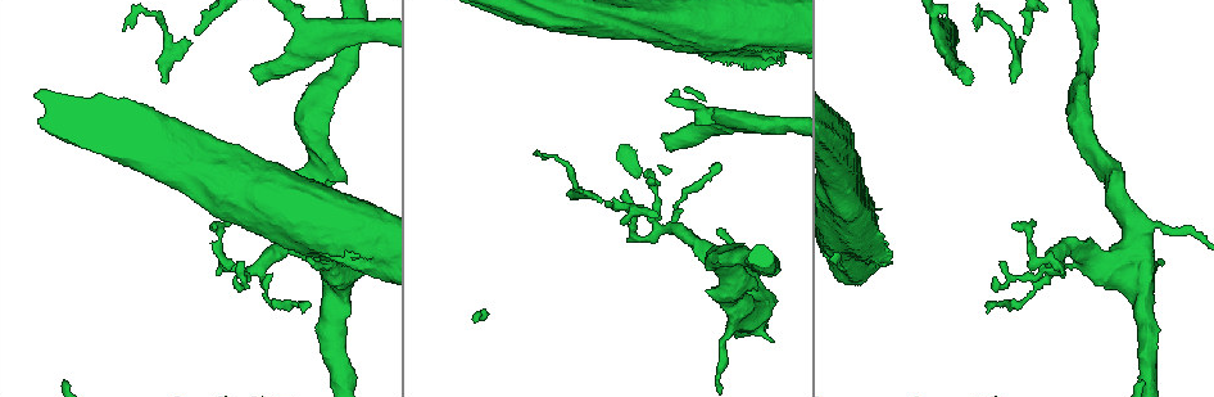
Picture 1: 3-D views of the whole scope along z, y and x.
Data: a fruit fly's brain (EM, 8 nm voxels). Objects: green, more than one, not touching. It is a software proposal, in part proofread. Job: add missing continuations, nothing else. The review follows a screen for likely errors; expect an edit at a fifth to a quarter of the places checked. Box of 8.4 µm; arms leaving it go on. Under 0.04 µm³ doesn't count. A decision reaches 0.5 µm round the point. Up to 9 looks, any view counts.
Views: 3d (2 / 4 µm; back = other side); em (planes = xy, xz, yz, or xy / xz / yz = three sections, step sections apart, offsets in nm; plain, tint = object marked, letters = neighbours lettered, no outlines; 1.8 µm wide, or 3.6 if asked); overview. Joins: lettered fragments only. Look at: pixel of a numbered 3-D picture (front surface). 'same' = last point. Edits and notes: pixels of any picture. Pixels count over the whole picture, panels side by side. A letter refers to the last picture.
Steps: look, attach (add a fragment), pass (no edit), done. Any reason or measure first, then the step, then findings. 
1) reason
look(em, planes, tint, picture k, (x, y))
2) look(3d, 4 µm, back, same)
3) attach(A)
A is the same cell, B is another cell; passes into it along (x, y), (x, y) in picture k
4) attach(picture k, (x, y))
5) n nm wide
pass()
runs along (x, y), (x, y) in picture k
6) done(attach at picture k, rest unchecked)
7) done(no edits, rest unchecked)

an open end
look(3d, 4 µm, picture 1, (1163, 261))

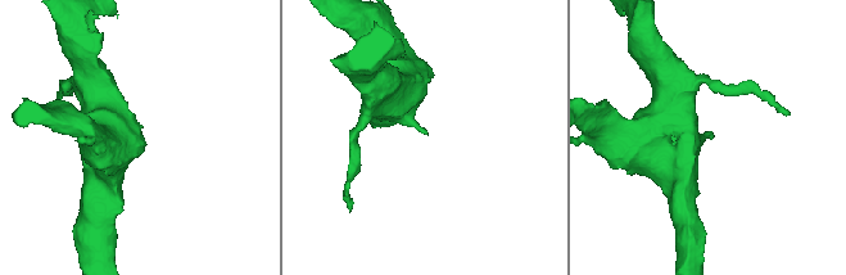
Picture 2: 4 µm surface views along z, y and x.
look(em, planes, letters, picture 2, (425, 134))

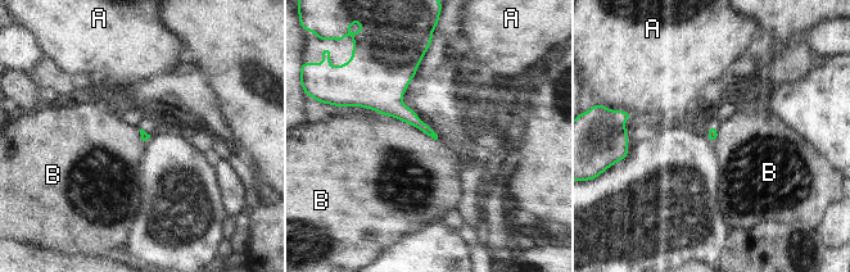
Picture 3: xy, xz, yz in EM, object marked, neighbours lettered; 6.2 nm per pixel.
pass()
A and B are other cells; none of them fits

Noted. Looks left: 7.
branch stops here
look(em, planes, tint, picture 1, (332, 107))

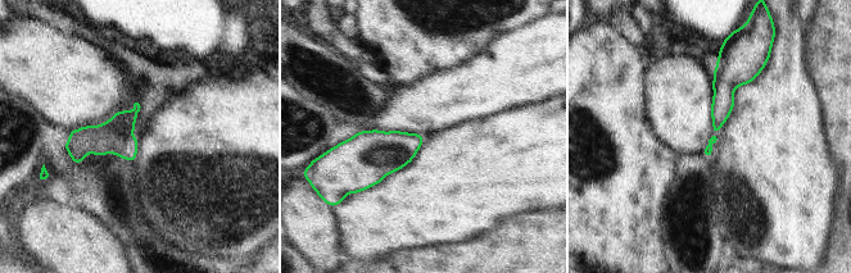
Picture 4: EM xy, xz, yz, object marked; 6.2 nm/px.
look(em, planes, letters, same)

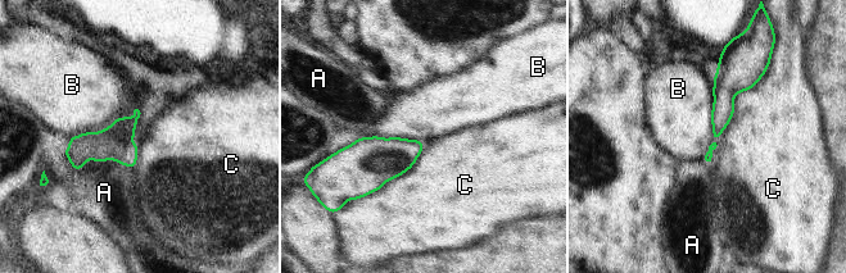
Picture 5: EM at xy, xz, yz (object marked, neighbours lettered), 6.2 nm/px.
pass()
A, B and C are other cells; no lettered fragment goes on from it

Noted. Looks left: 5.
free end
look(3d, 4 µm, picture 1, (307, 258))

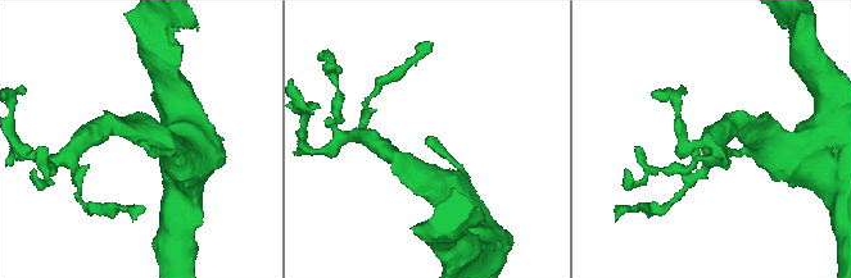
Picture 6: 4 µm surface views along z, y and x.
need the tissue
look(em, xz, step 8, tint, picture 6, (138, 144))

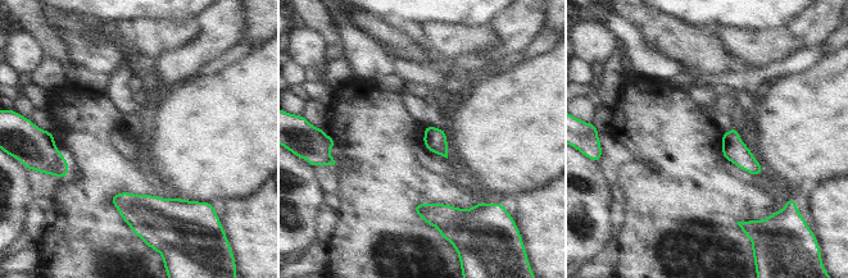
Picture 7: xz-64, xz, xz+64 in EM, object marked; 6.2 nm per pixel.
cut it another way
look(em, planes, letters, same)

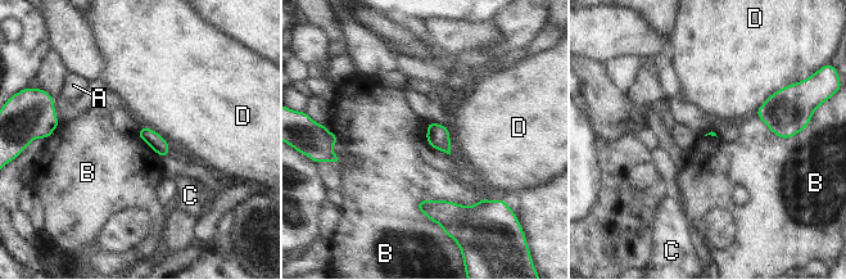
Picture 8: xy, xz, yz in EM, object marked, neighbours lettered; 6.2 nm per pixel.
pass()
A, B, C and D are other cells; border along (484, 197), (473, 204), (415, 206) in picture 8; none of them fits

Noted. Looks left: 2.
an open end
look(em, xy, step 4, letters, picture 1, (669, 149))

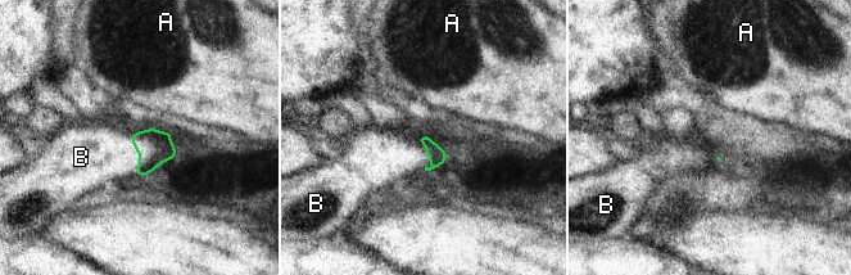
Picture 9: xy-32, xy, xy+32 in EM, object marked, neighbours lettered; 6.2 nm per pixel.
another direction
look(em, planes, letters, same)

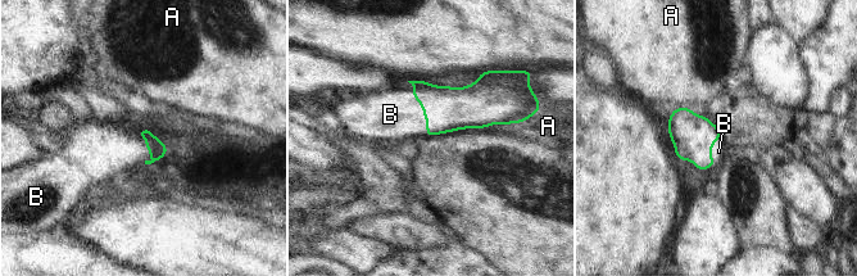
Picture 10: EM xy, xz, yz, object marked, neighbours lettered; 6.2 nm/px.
B touches over 300 nm
attach(B)
B is the same cell, A is another cell; the cell continues

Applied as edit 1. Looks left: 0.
done(attach at picture 10, rest unchecked)

